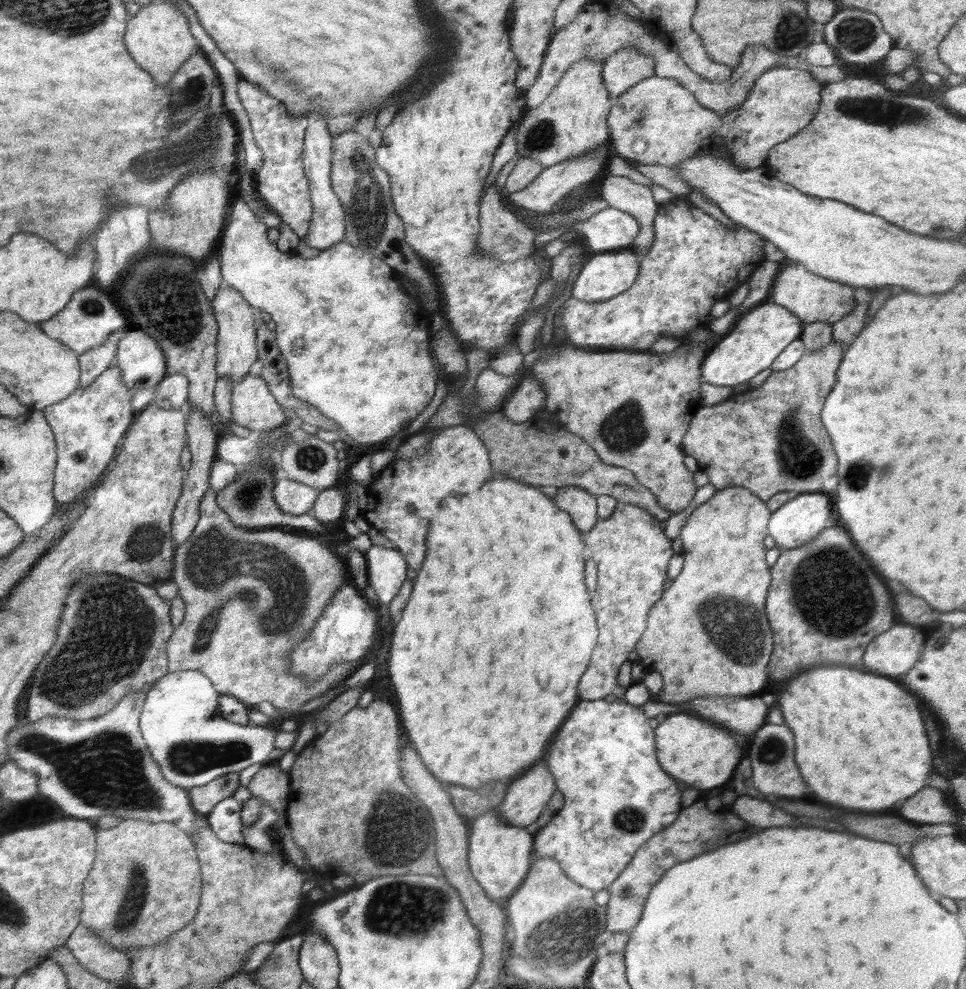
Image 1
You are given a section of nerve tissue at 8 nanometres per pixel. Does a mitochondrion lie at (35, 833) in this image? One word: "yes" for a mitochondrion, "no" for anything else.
no

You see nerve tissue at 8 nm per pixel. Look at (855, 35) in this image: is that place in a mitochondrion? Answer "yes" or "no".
yes

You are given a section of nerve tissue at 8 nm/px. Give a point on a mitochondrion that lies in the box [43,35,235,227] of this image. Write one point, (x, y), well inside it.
(205, 144)

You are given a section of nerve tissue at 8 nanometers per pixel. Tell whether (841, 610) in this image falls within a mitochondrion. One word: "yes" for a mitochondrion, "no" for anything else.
yes

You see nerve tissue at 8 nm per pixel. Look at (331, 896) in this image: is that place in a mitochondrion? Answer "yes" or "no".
no

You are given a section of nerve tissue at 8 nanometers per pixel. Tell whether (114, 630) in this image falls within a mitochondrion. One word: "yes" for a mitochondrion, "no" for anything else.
yes

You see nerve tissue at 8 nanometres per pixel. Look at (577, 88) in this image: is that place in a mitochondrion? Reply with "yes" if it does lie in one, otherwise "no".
no

